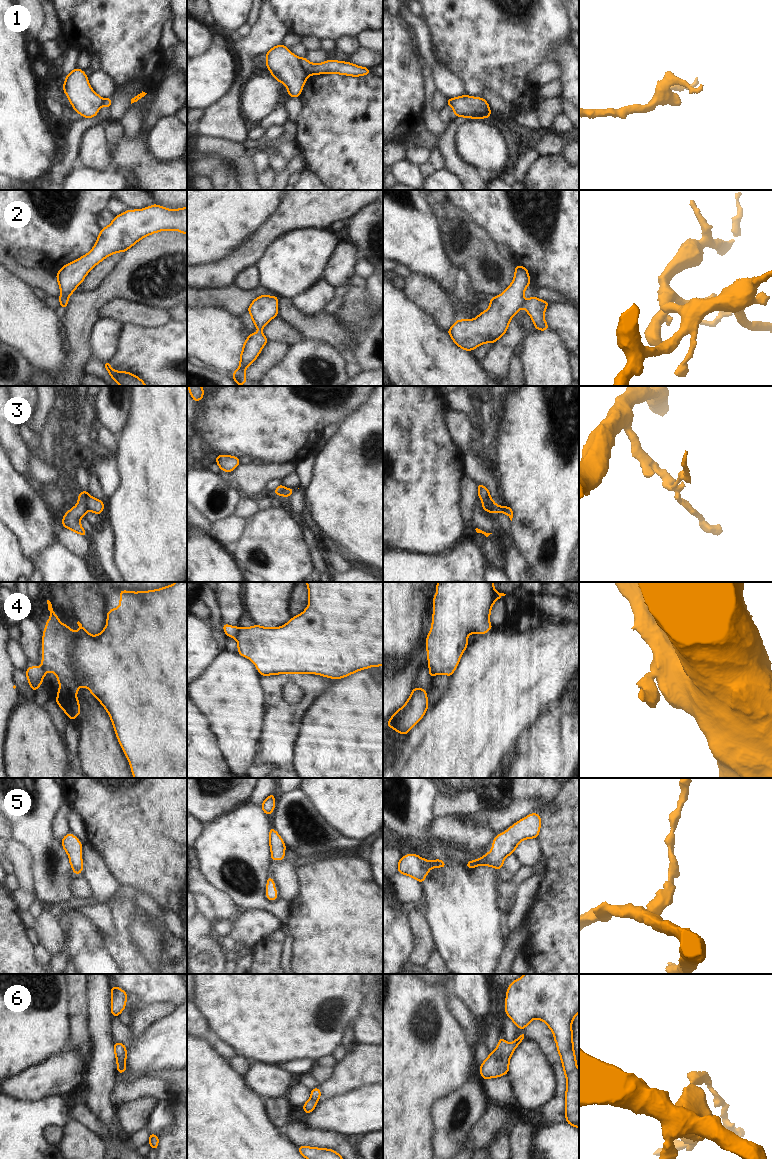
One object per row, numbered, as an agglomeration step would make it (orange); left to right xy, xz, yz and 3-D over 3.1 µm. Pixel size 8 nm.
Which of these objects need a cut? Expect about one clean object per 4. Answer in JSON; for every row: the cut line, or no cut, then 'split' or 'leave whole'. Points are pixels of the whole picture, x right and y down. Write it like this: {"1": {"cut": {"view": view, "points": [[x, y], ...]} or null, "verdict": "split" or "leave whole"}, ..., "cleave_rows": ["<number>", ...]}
{"1": {"cut": {"view": "xz", "points": [[298, 58], [299, 65], [309, 74]]}, "verdict": "split"}, "2": {"cut": {"view": "yz", "points": [[525, 301], [521, 307]]}, "verdict": "split"}, "3": {"cut": {"view": "yz", "points": [[489, 497], [488, 504], [494, 512]]}, "verdict": "split"}, "4": {"cut": {"view": "xz", "points": [[241, 628], [234, 637]]}, "verdict": "split"}, "5": {"cut": null, "verdict": "leave whole"}, "6": {"cut": null, "verdict": "leave whole"}, "cleave_rows": ["1", "2", "3", "4"]}

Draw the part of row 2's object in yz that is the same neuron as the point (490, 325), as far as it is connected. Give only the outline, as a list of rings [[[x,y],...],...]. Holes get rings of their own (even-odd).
[[[516,264],[515,277],[511,285],[499,296],[490,298],[490,307],[486,311],[480,312],[479,316],[473,320],[455,321],[447,333],[457,346],[467,351],[472,351],[484,343],[496,342],[507,331],[511,318],[523,307],[525,303],[524,290],[530,283],[528,270]]]

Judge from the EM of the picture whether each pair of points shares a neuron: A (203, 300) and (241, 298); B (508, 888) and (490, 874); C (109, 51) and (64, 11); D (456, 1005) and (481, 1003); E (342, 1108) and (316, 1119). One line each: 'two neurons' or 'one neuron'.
A: one neuron
B: two neurons
C: one neuron
D: two neurons
E: one neuron

